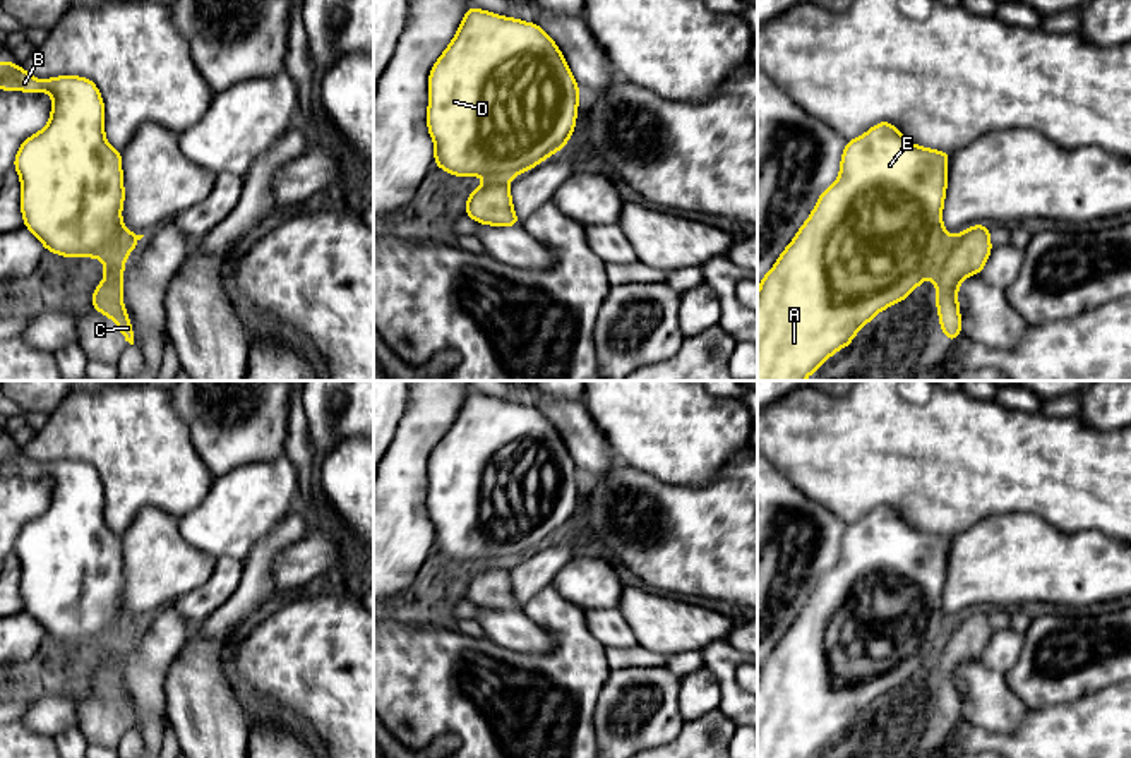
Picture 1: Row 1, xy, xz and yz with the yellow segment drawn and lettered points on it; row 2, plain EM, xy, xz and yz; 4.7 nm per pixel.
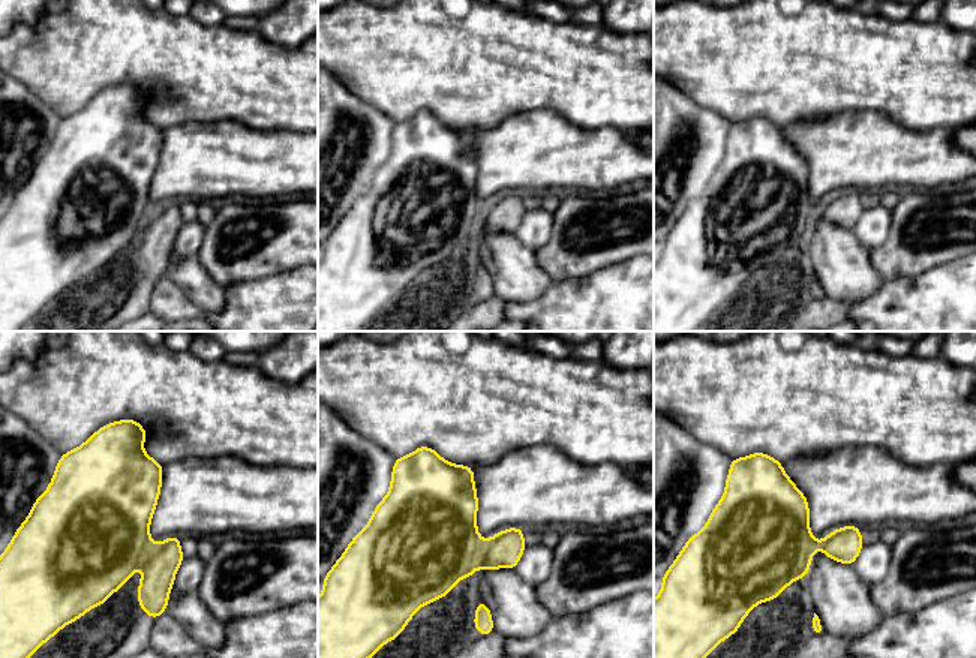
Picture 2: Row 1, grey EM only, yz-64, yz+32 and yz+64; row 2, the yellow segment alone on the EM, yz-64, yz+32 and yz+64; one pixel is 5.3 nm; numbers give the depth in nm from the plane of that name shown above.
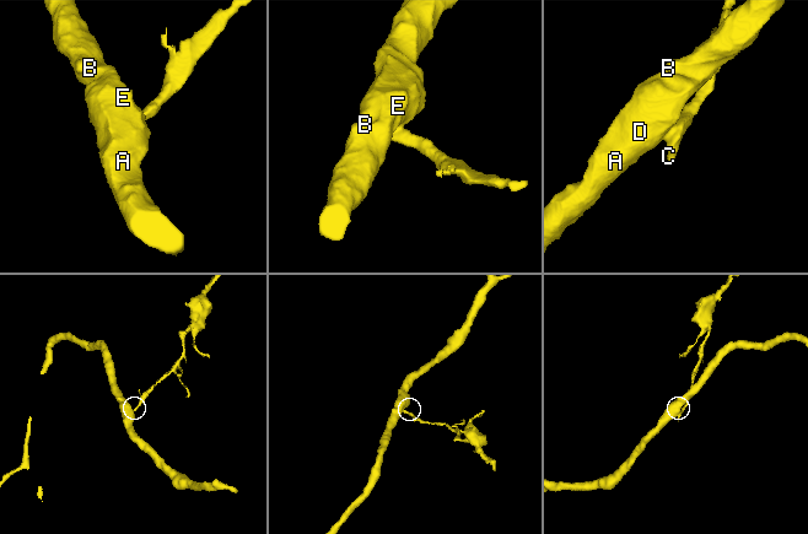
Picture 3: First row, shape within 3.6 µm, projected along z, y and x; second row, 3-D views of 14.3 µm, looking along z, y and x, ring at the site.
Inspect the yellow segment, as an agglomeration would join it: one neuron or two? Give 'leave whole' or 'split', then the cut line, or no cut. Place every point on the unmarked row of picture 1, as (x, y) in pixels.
split | yz (951, 621), (931, 661)

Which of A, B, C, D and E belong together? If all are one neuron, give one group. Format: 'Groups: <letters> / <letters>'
Groups: A B D E / C

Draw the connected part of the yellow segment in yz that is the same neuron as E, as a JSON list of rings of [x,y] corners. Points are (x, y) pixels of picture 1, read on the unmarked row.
[[[879,506],[857,523],[847,525],[840,547],[838,564],[821,576],[809,604],[799,612],[795,623],[781,636],[776,648],[759,665],[757,677],[757,758],[812,758],[835,736],[848,731],[859,713],[876,698],[905,684],[924,664],[932,662],[939,643],[949,626],[942,611],[942,588],[948,569],[948,535],[936,535],[912,528],[893,508]]]

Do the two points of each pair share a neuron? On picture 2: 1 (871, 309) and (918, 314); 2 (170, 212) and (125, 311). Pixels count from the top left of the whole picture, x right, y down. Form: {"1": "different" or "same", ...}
{"1": "same", "2": "same"}

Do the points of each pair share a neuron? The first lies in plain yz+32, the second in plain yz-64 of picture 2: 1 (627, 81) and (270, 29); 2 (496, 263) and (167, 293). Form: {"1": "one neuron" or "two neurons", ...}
{"1": "two neurons", "2": "two neurons"}

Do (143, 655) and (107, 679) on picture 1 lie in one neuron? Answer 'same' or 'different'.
different

